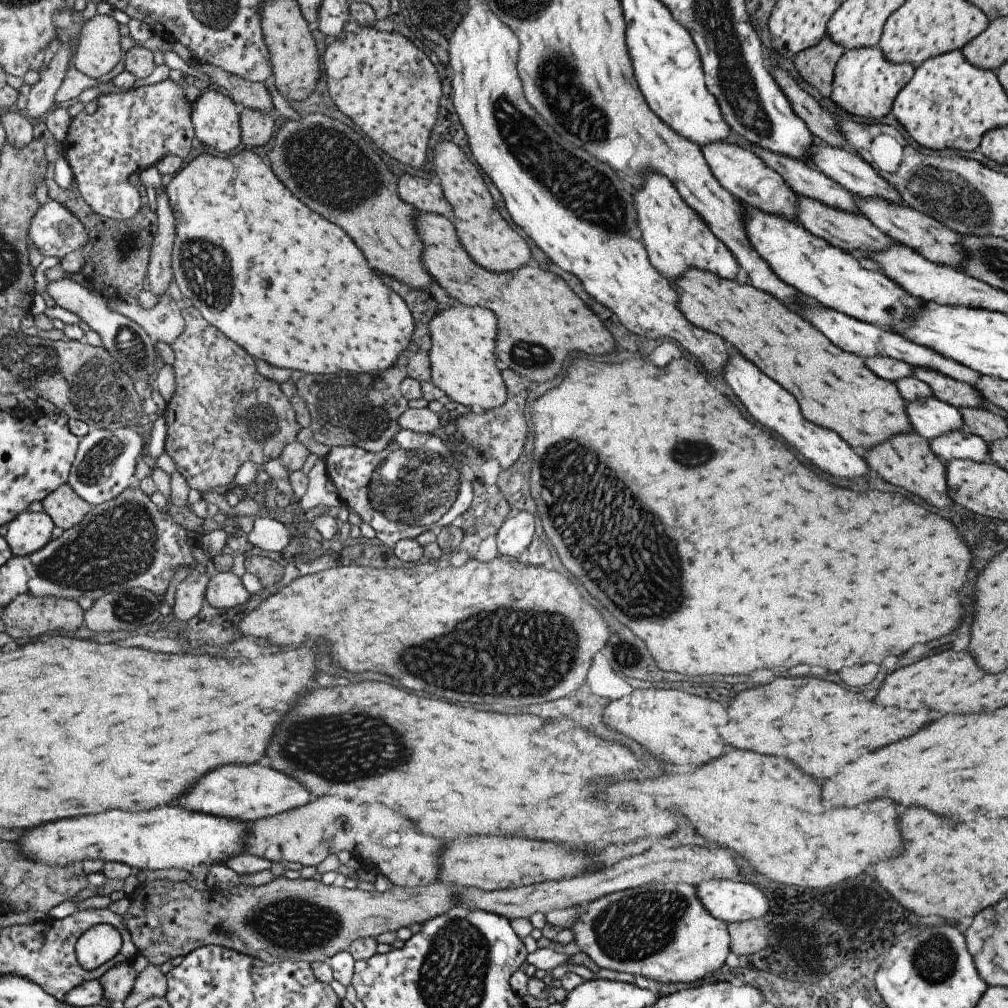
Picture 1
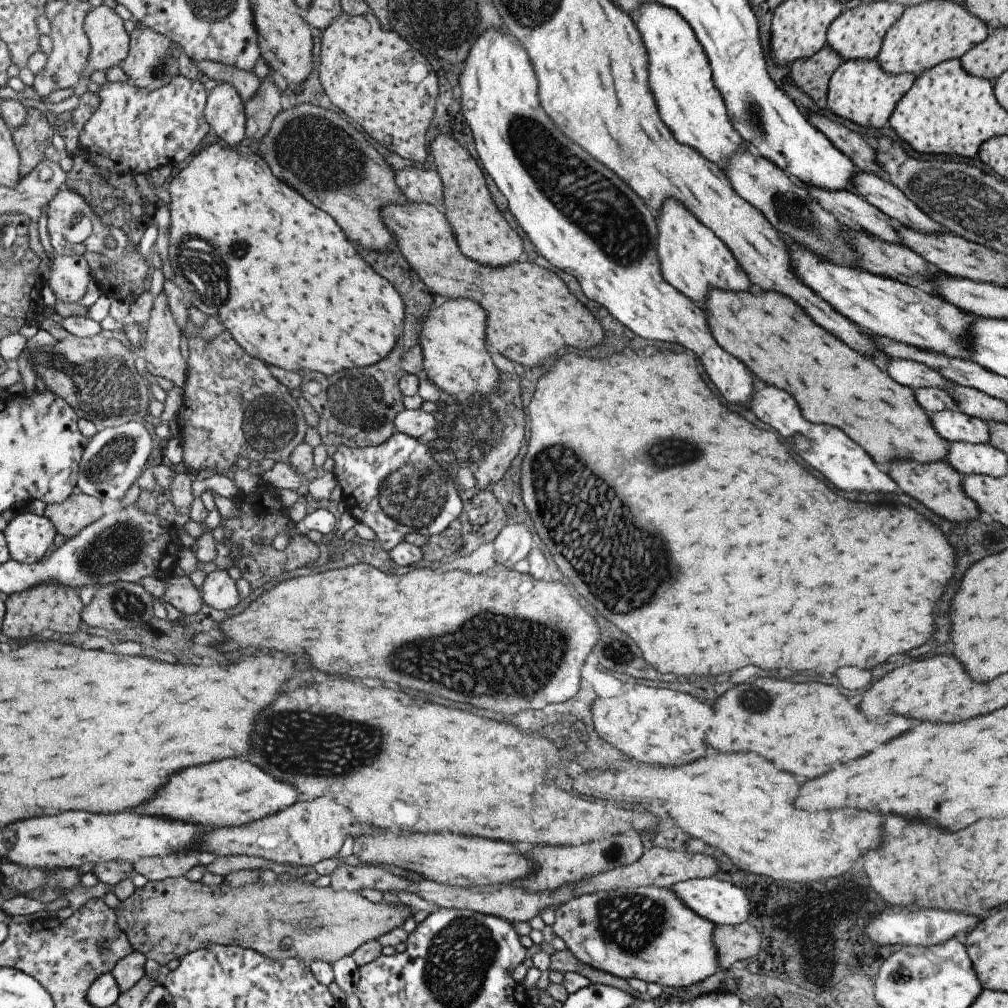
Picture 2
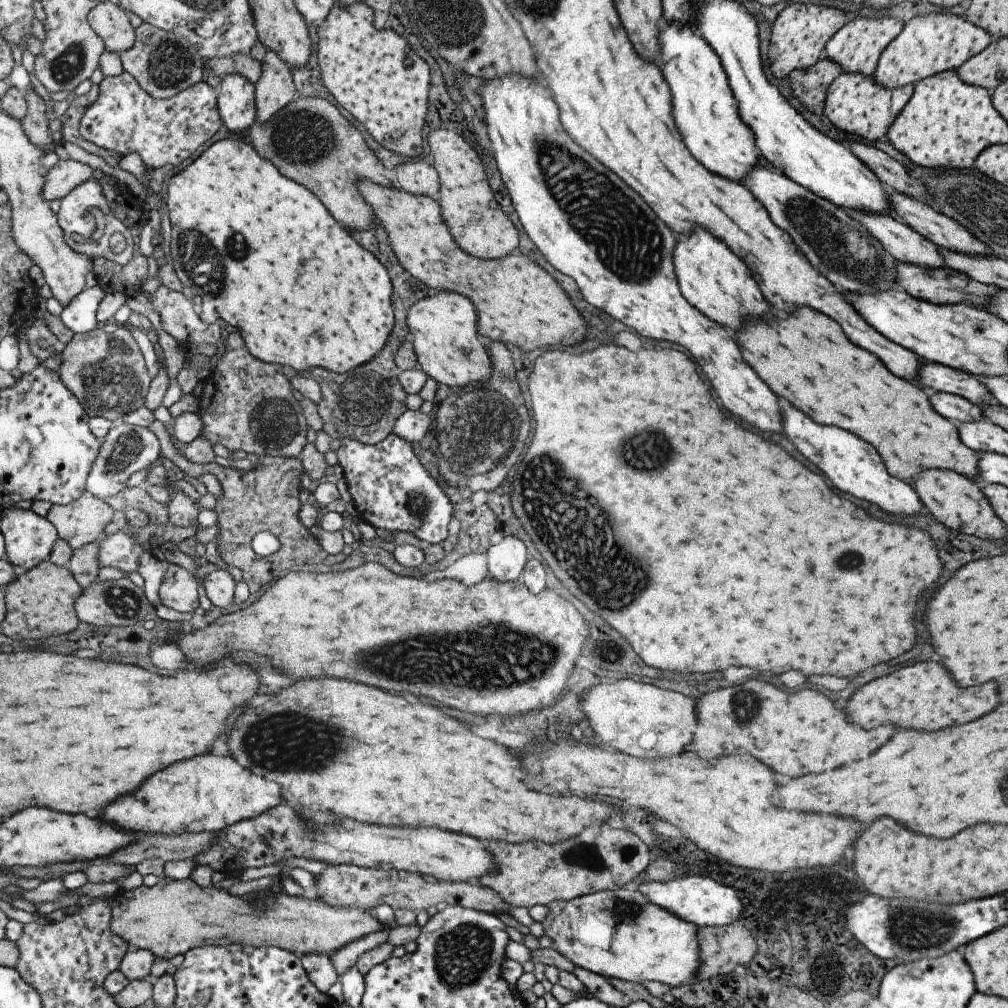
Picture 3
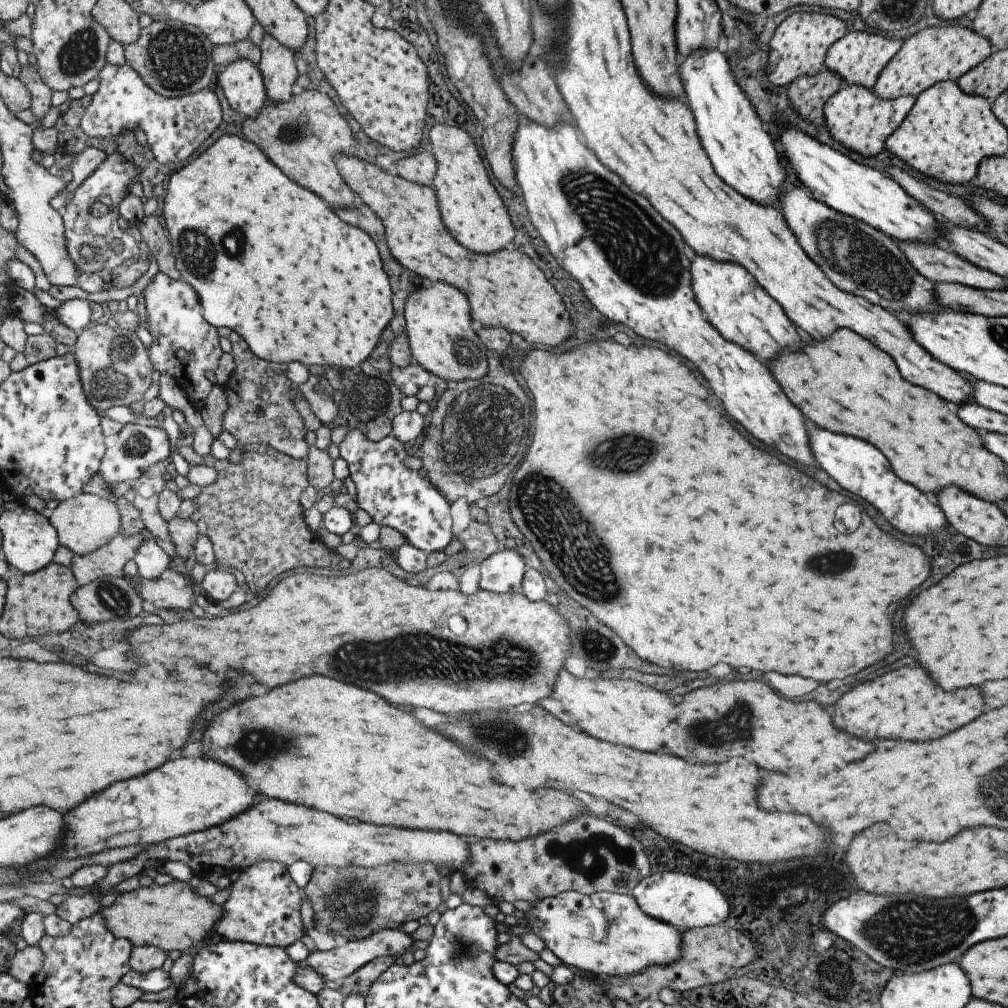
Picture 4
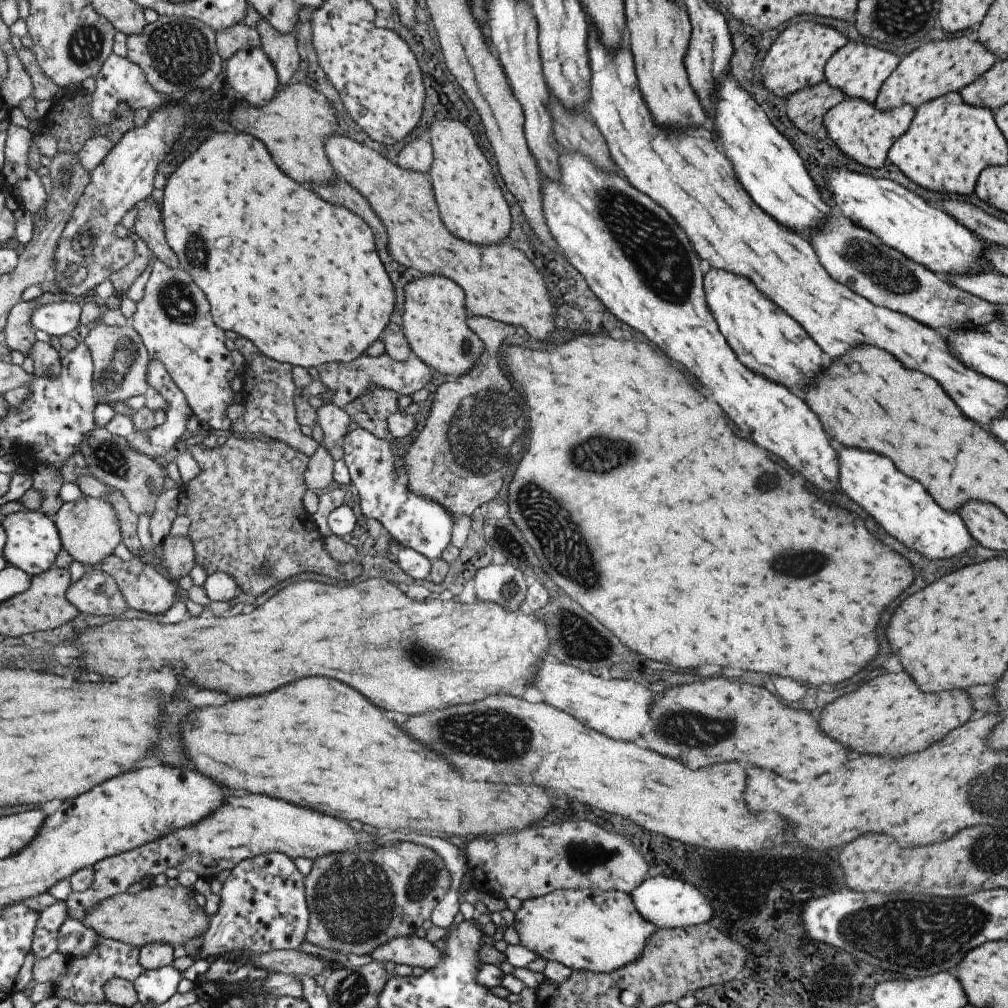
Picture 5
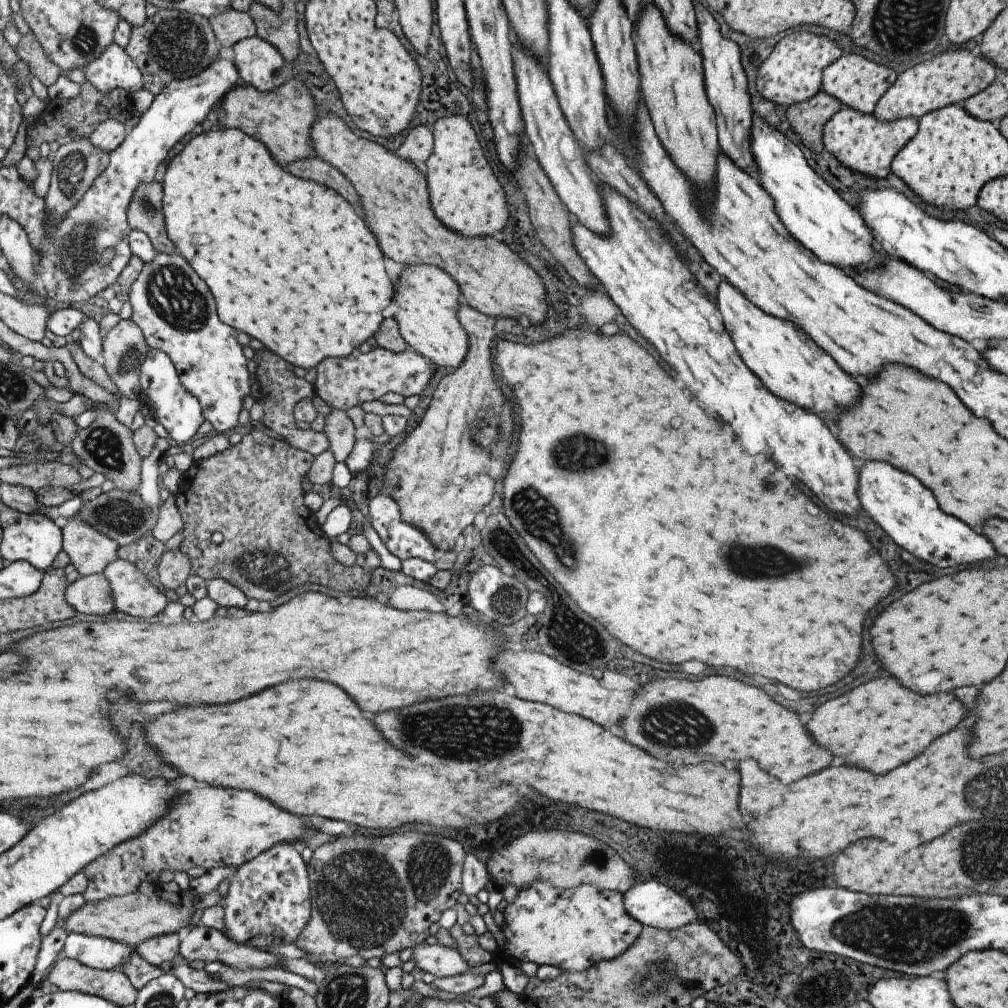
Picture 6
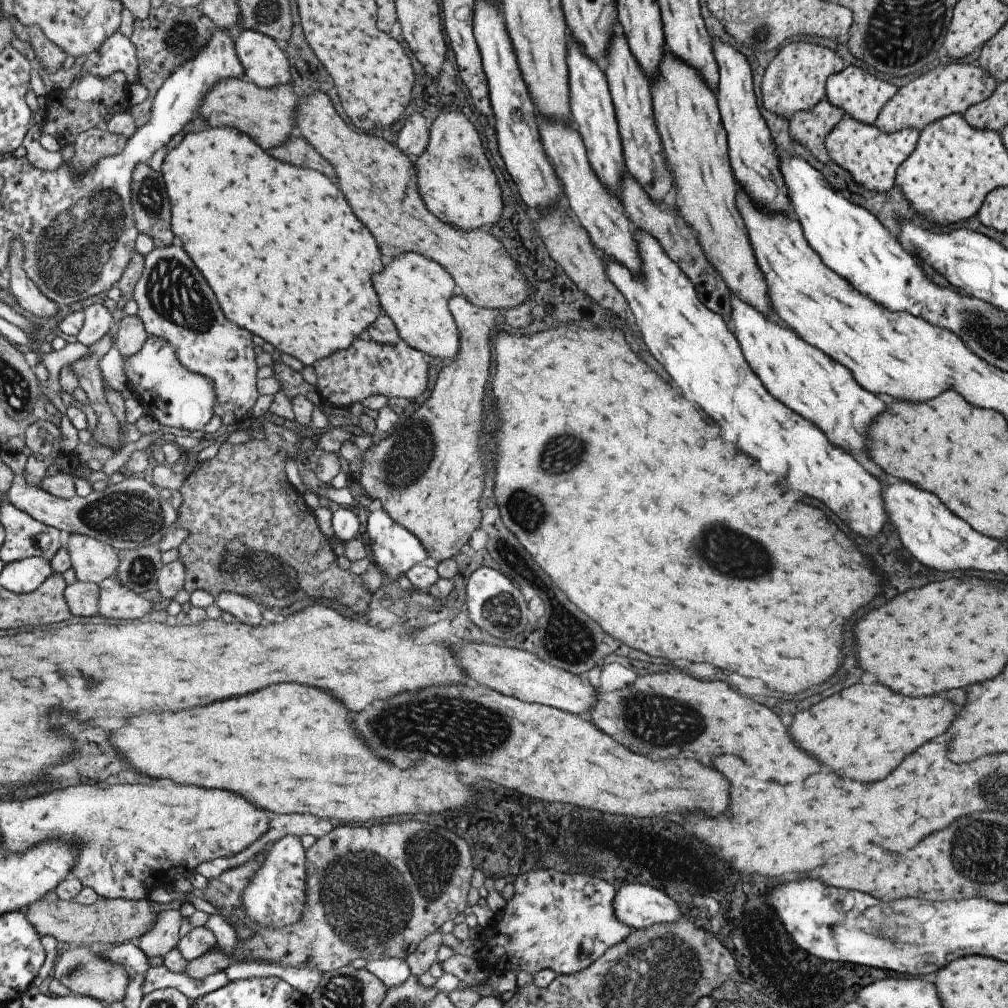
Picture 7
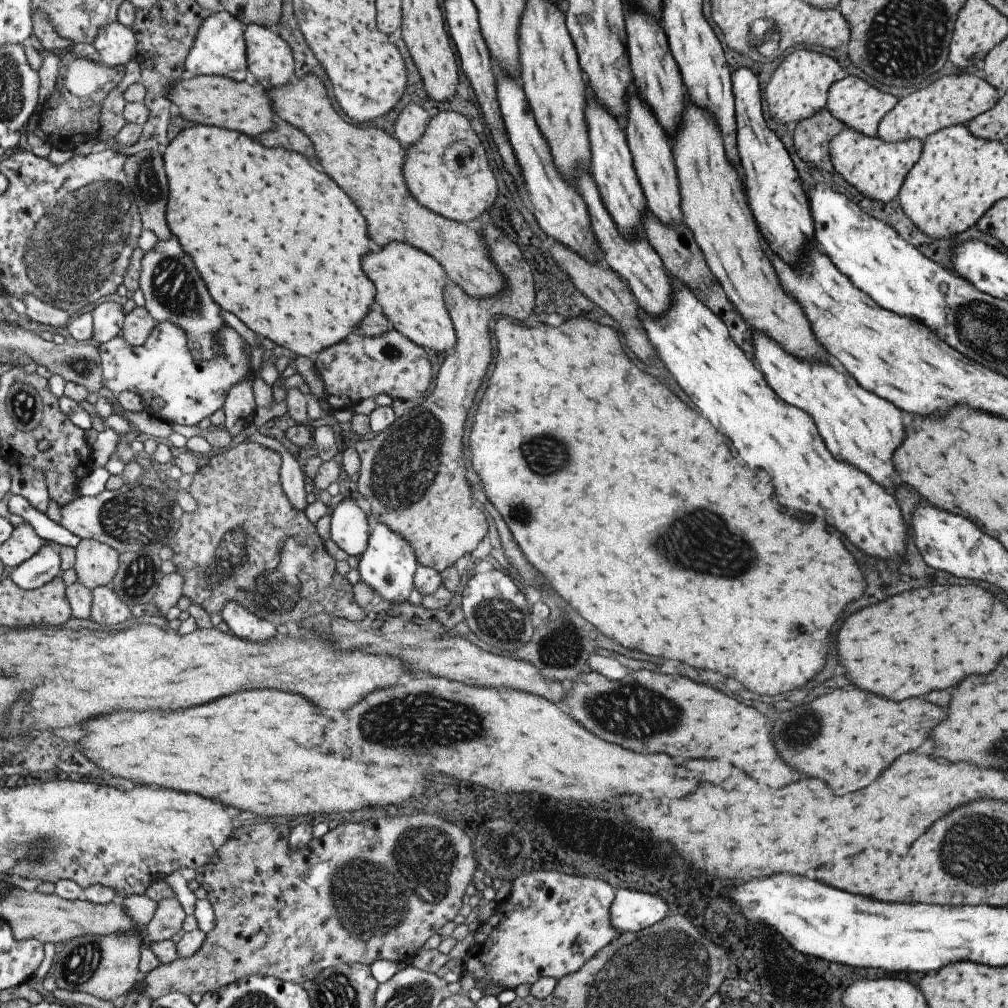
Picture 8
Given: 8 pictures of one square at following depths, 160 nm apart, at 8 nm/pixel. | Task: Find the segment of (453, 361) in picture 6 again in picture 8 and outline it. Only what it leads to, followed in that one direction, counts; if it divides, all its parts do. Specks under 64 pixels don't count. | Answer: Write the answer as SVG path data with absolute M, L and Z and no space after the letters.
M391 242L385 244L377 252L367 251L367 254L361 258L361 268L376 290L375 306L386 316L393 329L424 349L431 348L437 352L451 351L456 336L442 297L444 286L449 278L432 256L411 245Z

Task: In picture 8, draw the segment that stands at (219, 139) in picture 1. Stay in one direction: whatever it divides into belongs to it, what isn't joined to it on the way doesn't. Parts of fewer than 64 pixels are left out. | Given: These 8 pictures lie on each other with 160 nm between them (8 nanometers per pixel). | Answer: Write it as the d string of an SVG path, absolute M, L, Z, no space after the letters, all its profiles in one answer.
M248 24L244 27L243 40L247 70L257 82L270 88L293 80L292 50L275 28Z

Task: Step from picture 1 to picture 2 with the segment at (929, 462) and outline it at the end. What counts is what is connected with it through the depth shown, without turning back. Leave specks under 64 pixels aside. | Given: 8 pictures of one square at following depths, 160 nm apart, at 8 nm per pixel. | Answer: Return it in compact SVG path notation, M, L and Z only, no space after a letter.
M897 460L889 468L889 476L905 494L911 494L911 498L921 502L939 518L945 518L957 524L957 522L967 522L981 515L978 506L962 491L963 476L945 461L919 464L917 461Z

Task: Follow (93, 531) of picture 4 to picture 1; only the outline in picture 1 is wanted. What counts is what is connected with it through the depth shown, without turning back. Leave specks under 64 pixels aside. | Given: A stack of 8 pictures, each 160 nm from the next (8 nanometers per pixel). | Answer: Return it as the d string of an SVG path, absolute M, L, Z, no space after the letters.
M67 483L49 492L40 502L51 523L61 530L73 528L91 507L87 502L83 502Z

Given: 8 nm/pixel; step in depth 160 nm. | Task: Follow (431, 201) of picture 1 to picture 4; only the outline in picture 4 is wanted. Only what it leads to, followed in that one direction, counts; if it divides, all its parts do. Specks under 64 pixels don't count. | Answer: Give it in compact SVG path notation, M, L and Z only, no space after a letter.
M423 151L397 161L396 173L405 180L431 187L435 169L432 152Z

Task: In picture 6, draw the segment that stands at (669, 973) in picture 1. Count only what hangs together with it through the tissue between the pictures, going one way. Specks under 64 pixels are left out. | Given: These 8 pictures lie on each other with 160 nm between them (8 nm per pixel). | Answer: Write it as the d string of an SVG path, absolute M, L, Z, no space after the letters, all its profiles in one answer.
M535 881L518 890L511 903L502 911L503 922L499 926L503 934L503 957L513 956L521 962L535 962L539 965L557 967L560 971L582 971L600 960L614 959L632 942L643 928L623 908L622 894L614 890L600 889L590 884L580 884L573 888L557 888L547 881Z

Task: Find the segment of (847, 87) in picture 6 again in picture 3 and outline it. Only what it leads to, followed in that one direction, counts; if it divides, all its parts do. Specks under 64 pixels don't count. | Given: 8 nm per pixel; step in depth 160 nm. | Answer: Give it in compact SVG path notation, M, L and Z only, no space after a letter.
M848 17L848 21L827 40L823 57L837 63L843 73L871 77L883 49L901 32L902 22L894 18L865 19Z

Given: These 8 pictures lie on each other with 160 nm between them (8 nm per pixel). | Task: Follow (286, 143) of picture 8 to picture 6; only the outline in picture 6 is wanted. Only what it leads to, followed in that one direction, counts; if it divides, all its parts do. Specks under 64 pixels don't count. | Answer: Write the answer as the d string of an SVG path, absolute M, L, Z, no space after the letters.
M316 155L294 160L287 166L287 170L293 176L307 178L307 180L329 187L332 191L341 195L356 212L359 210L360 200L351 183L336 168L333 168L333 166L327 164Z

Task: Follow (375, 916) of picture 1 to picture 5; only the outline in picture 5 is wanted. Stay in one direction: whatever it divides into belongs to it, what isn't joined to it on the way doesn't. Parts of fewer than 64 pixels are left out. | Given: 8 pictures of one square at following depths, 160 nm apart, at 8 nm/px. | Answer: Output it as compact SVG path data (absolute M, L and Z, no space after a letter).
M151 885L141 889L135 894L121 893L105 897L95 907L91 908L84 916L82 923L93 929L99 937L116 940L134 947L142 947L145 943L165 943L172 947L184 945L186 941L195 937L201 937L208 927L210 919L203 908L199 907L193 899L193 889L181 885L170 888L168 885Z

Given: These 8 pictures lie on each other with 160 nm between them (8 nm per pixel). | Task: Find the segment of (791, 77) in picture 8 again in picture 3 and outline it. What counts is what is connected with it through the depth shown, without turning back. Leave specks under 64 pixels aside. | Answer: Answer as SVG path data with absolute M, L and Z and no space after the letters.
M792 3L786 6L775 17L773 28L771 28L771 40L769 40L769 52L767 52L771 74L775 78L785 78L792 70L806 71L811 68L821 59L827 40L848 21L848 17L848 14L832 7L803 3Z

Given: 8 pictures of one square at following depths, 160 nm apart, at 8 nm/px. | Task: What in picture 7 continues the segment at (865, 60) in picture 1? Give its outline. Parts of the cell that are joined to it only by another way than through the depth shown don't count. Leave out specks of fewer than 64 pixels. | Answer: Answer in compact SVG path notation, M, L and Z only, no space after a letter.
M849 116L843 118L827 133L823 144L829 158L846 170L851 178L865 190L885 193L893 188L896 168L913 152L920 132L917 129L901 129L884 133L875 125L866 125Z

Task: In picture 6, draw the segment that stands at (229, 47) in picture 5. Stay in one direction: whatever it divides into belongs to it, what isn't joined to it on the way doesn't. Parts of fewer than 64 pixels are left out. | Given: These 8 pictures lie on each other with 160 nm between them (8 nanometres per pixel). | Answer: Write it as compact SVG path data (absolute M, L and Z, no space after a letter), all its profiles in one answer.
M232 8L210 16L208 21L220 46L233 46L239 40L256 34L251 17Z

